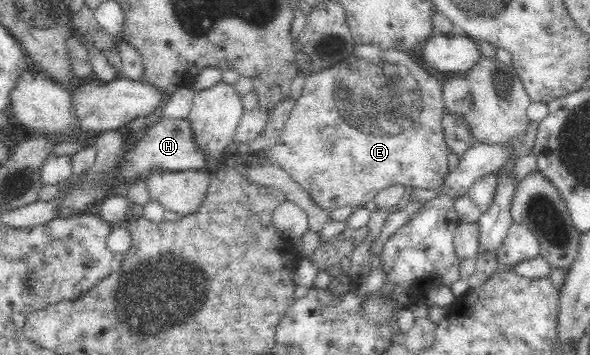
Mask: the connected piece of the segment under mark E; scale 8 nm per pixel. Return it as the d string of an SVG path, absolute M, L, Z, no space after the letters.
M357 44L336 65L320 69L307 77L301 95L290 112L276 143L261 156L240 159L245 167L275 165L302 187L308 197L328 213L339 207L361 208L386 187L403 185L438 190L448 177L449 147L446 143L441 82L410 52L382 48L376 44Z

